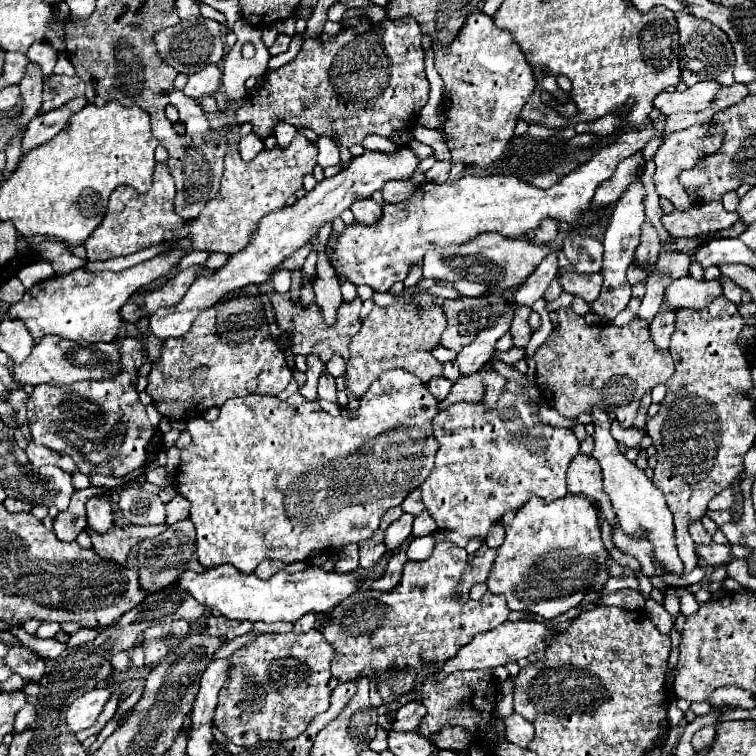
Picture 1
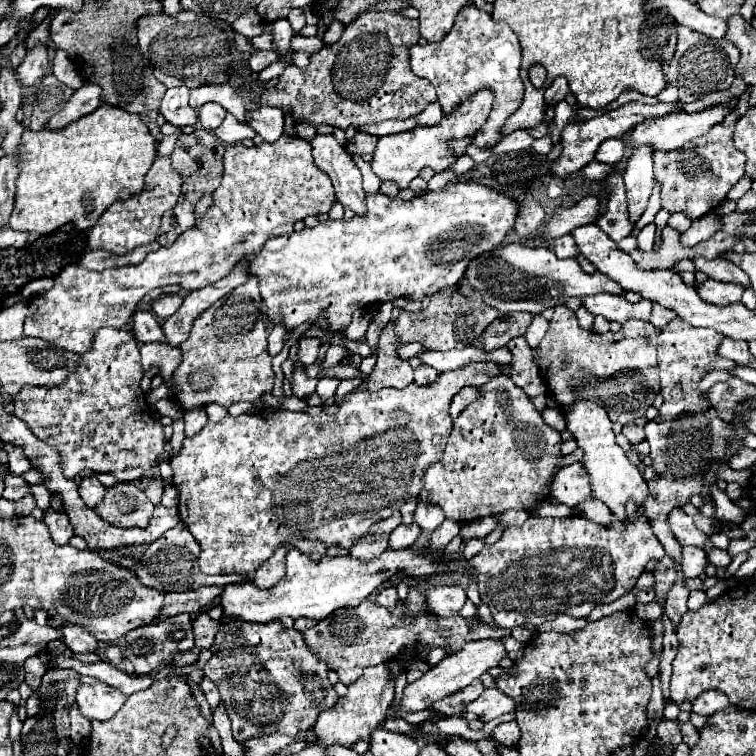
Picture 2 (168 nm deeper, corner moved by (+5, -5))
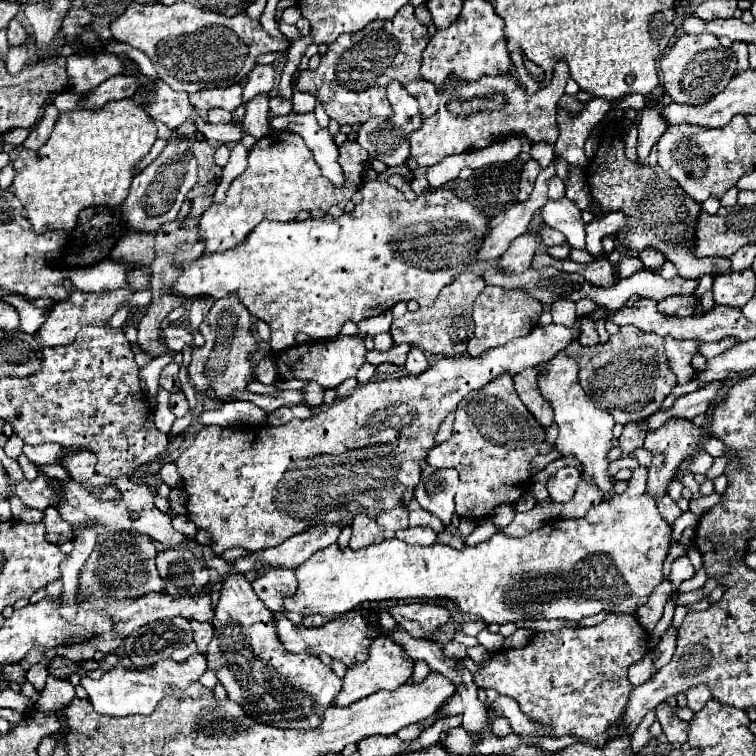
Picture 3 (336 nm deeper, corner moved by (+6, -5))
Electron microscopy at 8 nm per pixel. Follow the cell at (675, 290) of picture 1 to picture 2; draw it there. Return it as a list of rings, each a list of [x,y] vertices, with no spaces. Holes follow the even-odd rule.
[[[708,279],[704,285],[696,285],[696,289],[706,303],[714,303],[714,305],[738,303],[744,293],[742,285],[720,283],[720,281],[712,281],[712,279]]]

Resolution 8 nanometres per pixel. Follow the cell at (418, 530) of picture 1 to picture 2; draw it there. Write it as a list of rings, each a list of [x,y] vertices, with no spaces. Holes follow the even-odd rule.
[[[418,497],[418,507],[416,507],[414,521],[420,525],[422,531],[434,531],[436,527],[442,525],[444,519],[446,519],[446,515],[442,513],[442,509],[438,509],[438,505],[426,505],[426,503]]]

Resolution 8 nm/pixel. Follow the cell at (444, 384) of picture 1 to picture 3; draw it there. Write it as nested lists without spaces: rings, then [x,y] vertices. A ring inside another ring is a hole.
[[[413,347],[407,355],[407,363],[405,363],[405,369],[411,377],[417,377],[421,373],[425,373],[429,369],[429,361],[425,357],[425,353],[419,349],[419,347]]]

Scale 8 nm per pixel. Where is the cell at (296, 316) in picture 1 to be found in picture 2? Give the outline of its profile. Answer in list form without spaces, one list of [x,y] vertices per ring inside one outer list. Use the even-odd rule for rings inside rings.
[[[300,339],[300,351],[298,351],[298,361],[302,365],[312,365],[318,359],[318,347],[320,341],[318,339]]]

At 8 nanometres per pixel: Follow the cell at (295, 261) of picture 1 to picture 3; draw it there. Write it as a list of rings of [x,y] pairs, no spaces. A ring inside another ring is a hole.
[[[229,293],[227,297],[217,299],[199,325],[199,331],[205,337],[205,343],[203,347],[193,347],[193,359],[189,363],[189,379],[197,393],[205,395],[211,389],[217,399],[227,399],[237,391],[245,391],[247,385],[255,381],[255,361],[251,357],[259,351],[259,345],[253,333],[253,317],[239,297]]]

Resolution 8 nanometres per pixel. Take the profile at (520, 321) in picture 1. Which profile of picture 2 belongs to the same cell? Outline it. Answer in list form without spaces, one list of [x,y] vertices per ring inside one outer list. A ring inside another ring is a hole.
[[[514,337],[508,343],[508,349],[512,353],[510,363],[510,379],[524,389],[524,393],[530,397],[534,407],[538,411],[546,409],[546,385],[542,381],[540,369],[532,359],[532,349],[528,347],[524,337]]]

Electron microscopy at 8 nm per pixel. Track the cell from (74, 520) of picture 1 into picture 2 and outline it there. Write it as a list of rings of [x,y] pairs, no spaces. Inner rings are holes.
[[[50,507],[50,509],[44,511],[42,521],[48,525],[50,535],[52,535],[52,539],[54,539],[58,545],[66,545],[66,543],[70,541],[70,537],[74,535],[72,525],[70,525],[66,513],[62,513],[62,511],[54,511],[54,509]]]

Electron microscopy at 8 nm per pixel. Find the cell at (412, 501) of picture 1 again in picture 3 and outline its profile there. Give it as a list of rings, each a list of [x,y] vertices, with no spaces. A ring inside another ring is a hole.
[[[415,499],[409,501],[407,509],[409,509],[409,527],[431,527],[437,533],[441,533],[445,529],[445,527],[441,527],[441,521],[437,521],[437,517],[433,517],[425,509],[421,509]]]

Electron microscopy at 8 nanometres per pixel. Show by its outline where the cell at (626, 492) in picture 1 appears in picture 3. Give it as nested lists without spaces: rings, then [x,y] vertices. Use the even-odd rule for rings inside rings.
[[[557,353],[551,361],[547,361],[545,373],[539,371],[539,389],[541,395],[551,403],[553,411],[555,411],[555,423],[559,425],[559,437],[555,441],[555,447],[563,453],[563,455],[575,455],[583,469],[581,469],[581,477],[585,481],[591,481],[597,485],[599,493],[609,499],[615,487],[615,477],[609,475],[609,451],[613,447],[611,439],[613,439],[613,425],[615,419],[609,411],[599,409],[581,389],[581,385],[577,383],[577,363],[567,357],[565,353]]]

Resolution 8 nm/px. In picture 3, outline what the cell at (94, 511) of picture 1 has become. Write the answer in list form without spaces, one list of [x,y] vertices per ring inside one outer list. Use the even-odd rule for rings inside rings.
[[[63,449],[63,459],[65,459],[65,467],[75,483],[85,485],[95,475],[93,453],[85,453],[83,449],[81,449],[81,453],[69,453],[67,449]]]

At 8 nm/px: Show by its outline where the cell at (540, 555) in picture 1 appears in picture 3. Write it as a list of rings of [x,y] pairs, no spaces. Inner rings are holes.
[[[637,467],[633,471],[633,477],[629,481],[629,487],[625,489],[625,493],[613,497],[613,501],[601,501],[597,507],[591,507],[589,513],[583,517],[583,519],[555,519],[555,521],[547,521],[543,527],[539,527],[537,531],[525,535],[525,537],[519,537],[519,539],[513,539],[513,537],[507,537],[503,533],[495,533],[491,539],[475,545],[475,547],[465,547],[463,551],[457,551],[449,545],[429,545],[429,547],[413,547],[413,545],[407,545],[407,543],[401,543],[399,539],[389,539],[389,541],[383,541],[379,545],[369,545],[365,549],[339,549],[337,543],[313,553],[305,563],[301,563],[297,569],[295,569],[295,575],[297,575],[297,591],[295,595],[289,595],[283,599],[283,607],[285,611],[293,611],[293,613],[299,613],[299,615],[311,615],[311,613],[321,613],[325,619],[335,619],[339,615],[345,615],[347,611],[359,607],[361,603],[373,603],[373,601],[383,601],[383,599],[421,599],[421,597],[427,597],[427,599],[451,599],[459,605],[461,611],[465,613],[473,613],[473,615],[479,615],[485,623],[509,623],[509,621],[537,621],[537,619],[557,619],[557,617],[563,617],[563,619],[571,619],[571,621],[581,621],[585,617],[591,617],[591,615],[597,615],[599,611],[615,611],[615,613],[635,613],[639,605],[647,603],[651,591],[663,581],[663,575],[661,575],[661,567],[663,567],[663,561],[667,557],[667,551],[669,551],[669,541],[671,541],[671,527],[665,525],[665,521],[661,519],[661,515],[657,513],[657,505],[655,501],[649,501],[649,497],[645,497],[645,481],[647,481],[647,467]]]

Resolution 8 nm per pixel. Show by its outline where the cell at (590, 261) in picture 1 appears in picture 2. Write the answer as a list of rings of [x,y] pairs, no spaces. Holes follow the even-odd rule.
[[[564,235],[564,237],[558,237],[554,241],[554,253],[560,257],[560,259],[568,259],[568,257],[574,257],[578,255],[578,245],[574,243],[574,239],[570,235]]]

